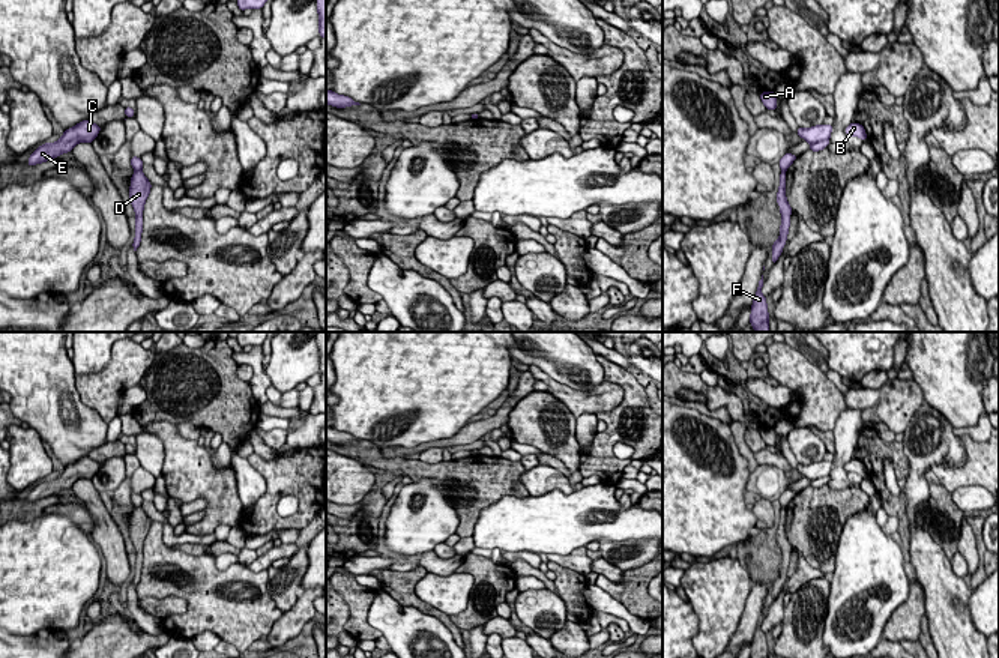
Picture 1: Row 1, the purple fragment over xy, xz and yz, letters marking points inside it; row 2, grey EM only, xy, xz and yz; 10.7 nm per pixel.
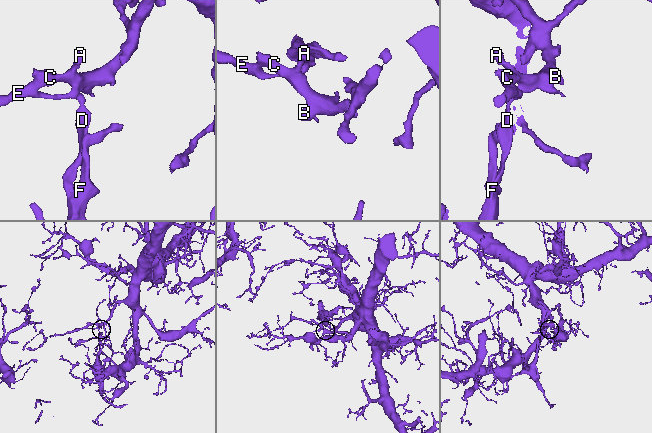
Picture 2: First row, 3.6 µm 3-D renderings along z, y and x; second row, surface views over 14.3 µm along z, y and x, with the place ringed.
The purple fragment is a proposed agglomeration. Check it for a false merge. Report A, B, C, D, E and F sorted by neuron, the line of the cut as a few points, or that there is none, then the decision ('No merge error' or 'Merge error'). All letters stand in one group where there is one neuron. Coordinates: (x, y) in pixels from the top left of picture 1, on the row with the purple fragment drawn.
Groups: A B C E / D F. Split along xy (140, 169), (135, 172). Merge error

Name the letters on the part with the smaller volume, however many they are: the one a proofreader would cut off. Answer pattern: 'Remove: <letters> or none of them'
Remove: D, F

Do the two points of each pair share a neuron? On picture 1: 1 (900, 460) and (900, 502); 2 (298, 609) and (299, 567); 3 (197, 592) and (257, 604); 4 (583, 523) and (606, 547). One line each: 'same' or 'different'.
1: same
2: different
3: same
4: different

